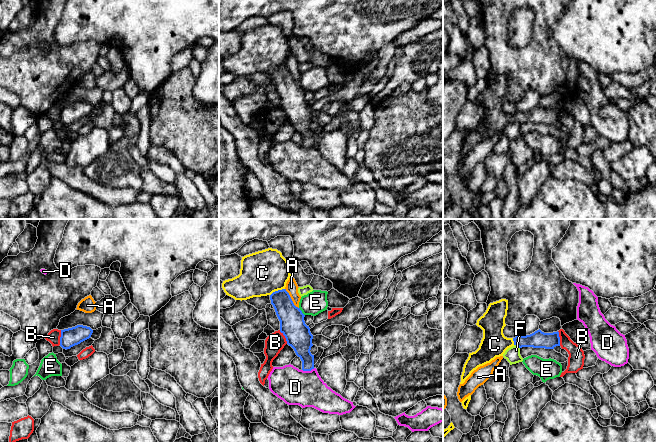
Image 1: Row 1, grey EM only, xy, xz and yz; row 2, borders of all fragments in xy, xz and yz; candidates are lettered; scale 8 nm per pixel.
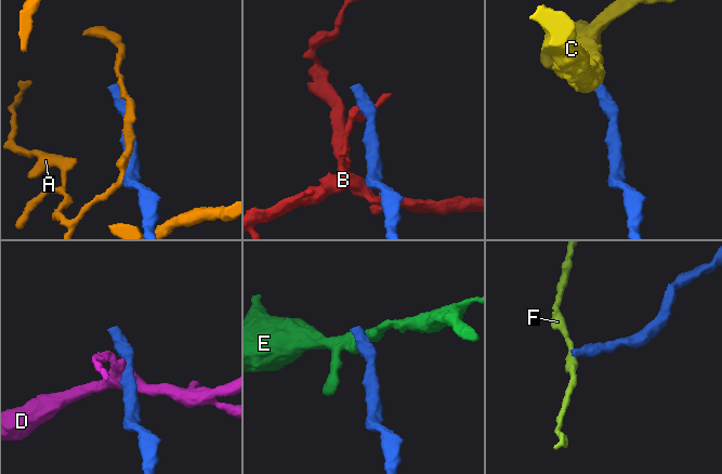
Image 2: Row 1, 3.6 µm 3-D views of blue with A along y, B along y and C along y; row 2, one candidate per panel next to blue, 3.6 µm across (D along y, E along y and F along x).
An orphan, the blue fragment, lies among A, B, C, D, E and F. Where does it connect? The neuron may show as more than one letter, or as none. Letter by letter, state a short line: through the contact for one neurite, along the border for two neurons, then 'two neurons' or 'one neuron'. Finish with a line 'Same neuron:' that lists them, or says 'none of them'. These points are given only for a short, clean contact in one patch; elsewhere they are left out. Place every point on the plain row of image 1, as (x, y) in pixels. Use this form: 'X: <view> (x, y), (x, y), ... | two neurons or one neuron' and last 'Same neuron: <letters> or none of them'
A: two neurons
B: xy (61, 106), (59, 120) | two neurons
C: xz (291, 94), (278, 71), (278, 66), (262, 49) | one neuron
D: xz (314, 144), (302, 146) | two neurons
E: xz (299, 83), (304, 91) | two neurons
F: yz (514, 120), (519, 124) | two neurons
Same neuron: C

